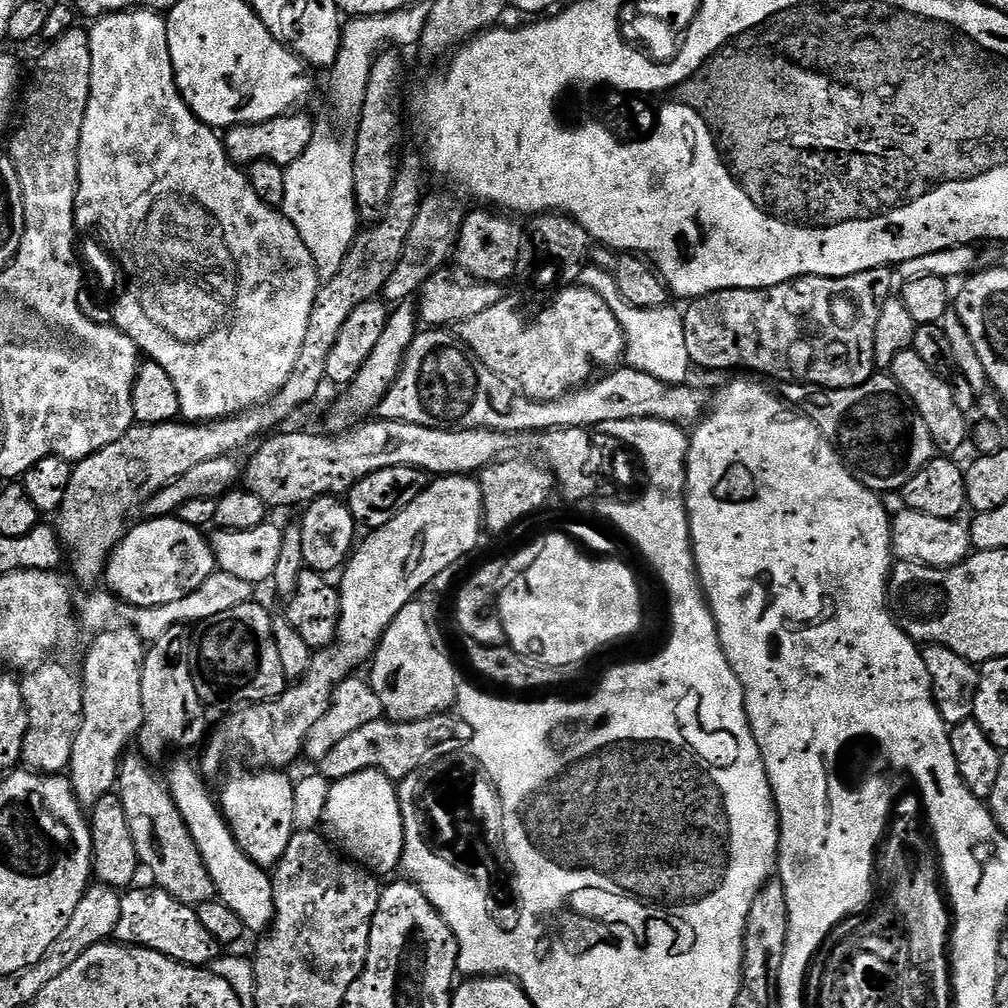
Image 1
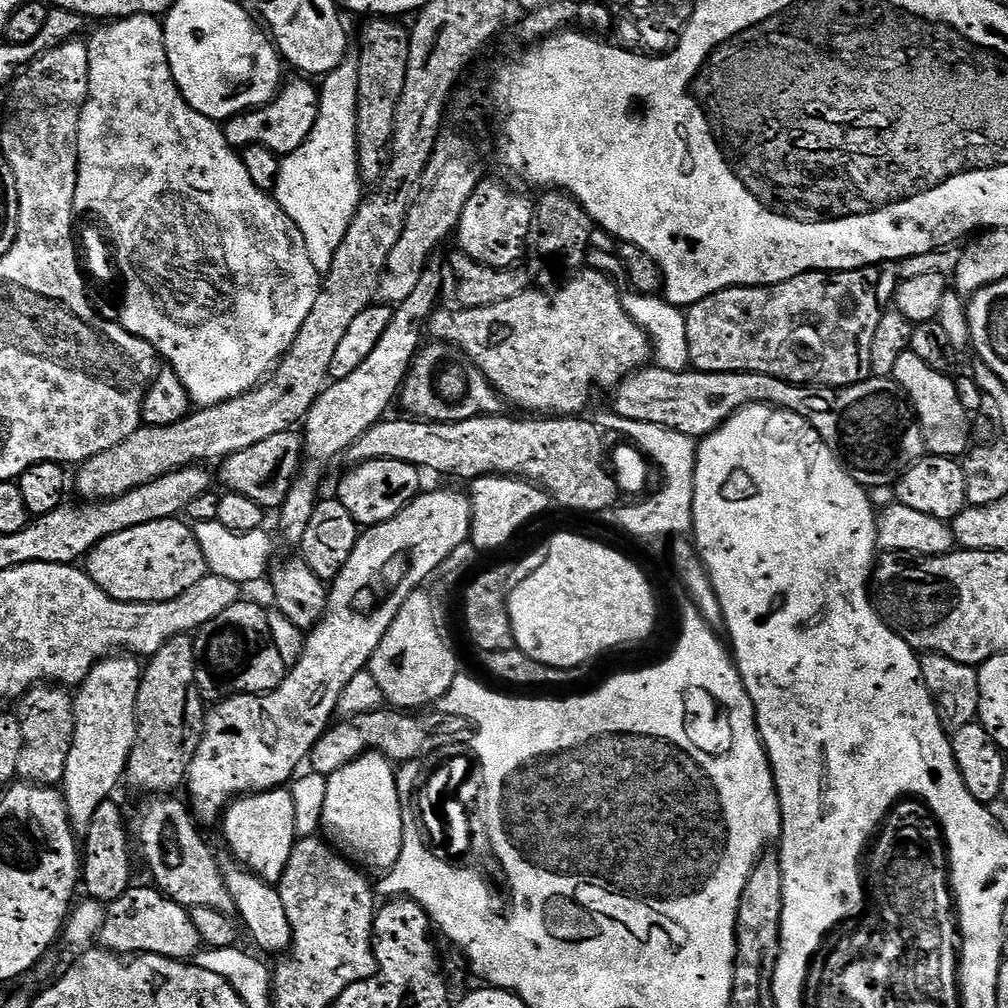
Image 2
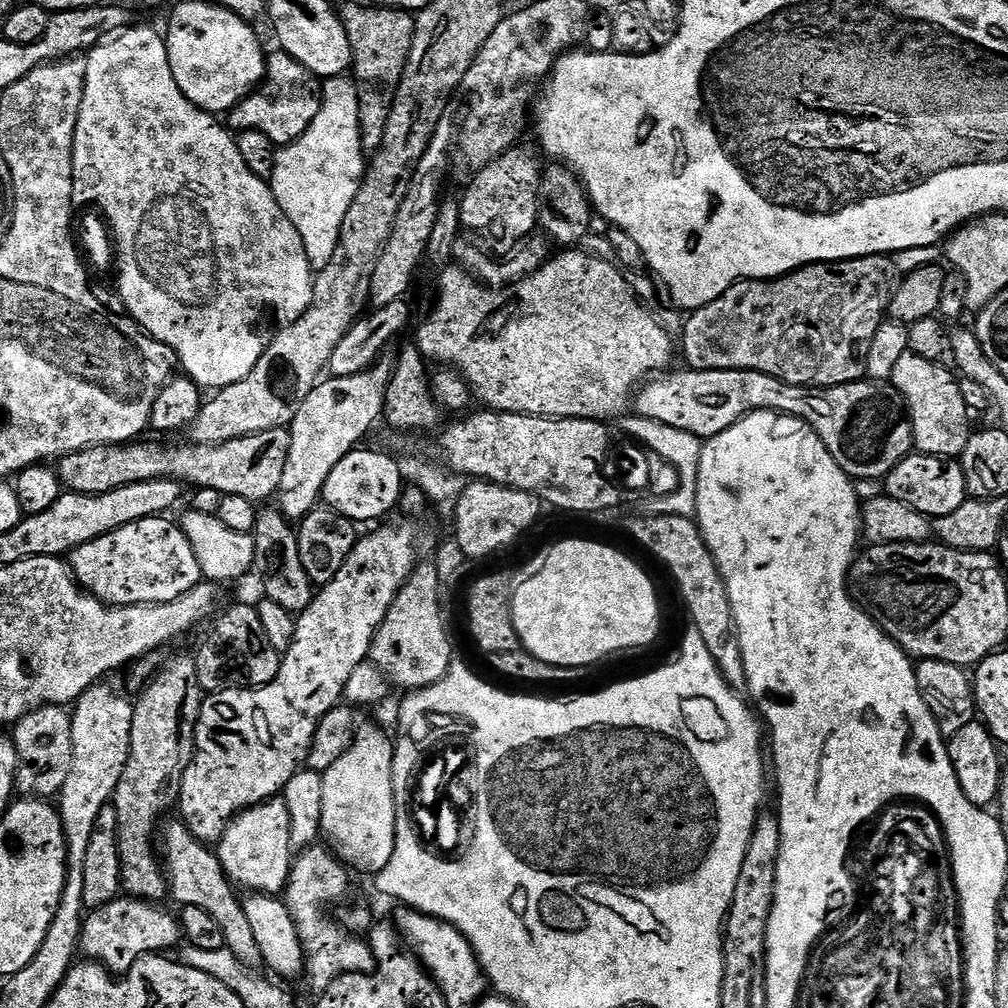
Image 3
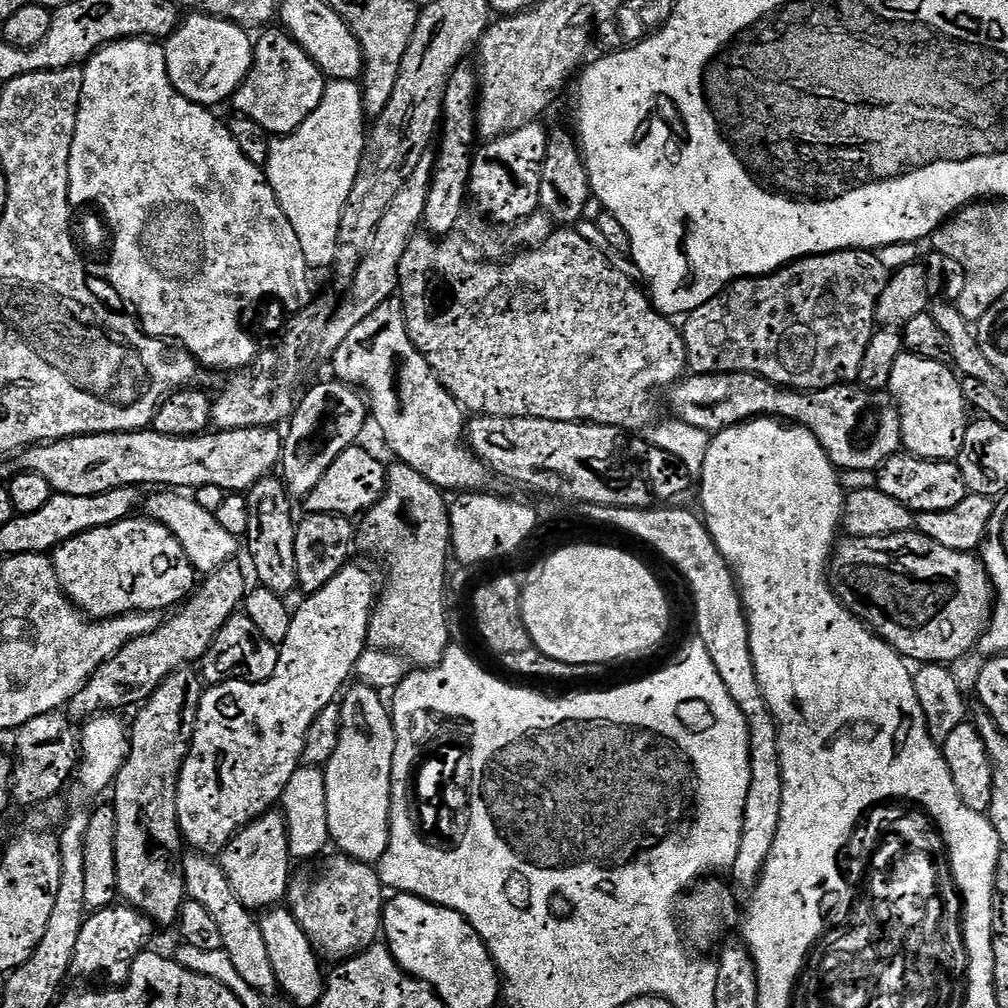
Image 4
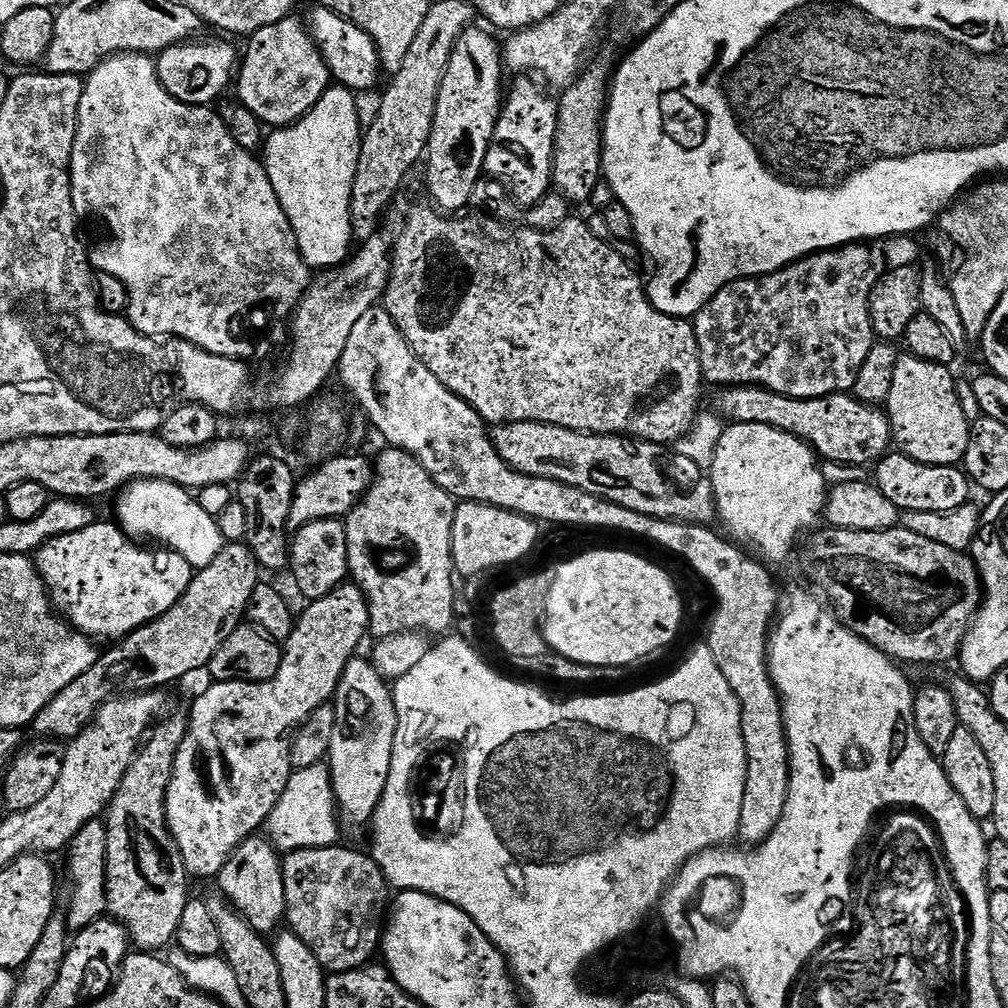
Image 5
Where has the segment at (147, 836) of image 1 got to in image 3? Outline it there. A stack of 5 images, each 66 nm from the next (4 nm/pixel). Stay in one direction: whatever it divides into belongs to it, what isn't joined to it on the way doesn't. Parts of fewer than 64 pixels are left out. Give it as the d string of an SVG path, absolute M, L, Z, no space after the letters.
M173 818L168 825L166 824L162 828L162 840L164 836L162 860L166 865L171 899L176 899L177 905L180 906L199 906L200 909L206 910L206 914L210 914L226 934L224 947L239 958L247 968L259 969L264 963L262 950L258 950L258 941L250 931L250 921L246 919L243 899L239 895L236 897L237 889L224 872L215 851L204 841L199 840L184 825L183 820Z

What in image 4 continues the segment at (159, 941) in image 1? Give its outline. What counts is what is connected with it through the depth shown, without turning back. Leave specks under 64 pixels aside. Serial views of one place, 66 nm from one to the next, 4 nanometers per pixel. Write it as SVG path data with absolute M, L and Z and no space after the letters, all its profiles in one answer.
M131 906L97 908L85 919L78 946L74 946L71 959L71 977L80 980L101 980L104 986L120 986L127 981L132 964L149 947L153 921Z

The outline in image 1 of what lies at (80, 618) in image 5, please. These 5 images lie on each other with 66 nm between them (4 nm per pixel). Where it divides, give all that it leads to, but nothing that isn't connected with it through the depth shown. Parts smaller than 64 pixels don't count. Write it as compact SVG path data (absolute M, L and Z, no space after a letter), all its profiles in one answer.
M175 515L157 516L143 522L145 524L140 524L137 528L129 527L125 531L120 543L112 549L106 565L106 581L108 580L109 586L112 587L109 588L111 595L123 603L125 600L125 605L149 608L162 606L166 602L178 602L178 598L198 590L198 586L202 586L202 582L206 582L206 578L210 578L210 574L217 571L209 537L201 529L176 519Z

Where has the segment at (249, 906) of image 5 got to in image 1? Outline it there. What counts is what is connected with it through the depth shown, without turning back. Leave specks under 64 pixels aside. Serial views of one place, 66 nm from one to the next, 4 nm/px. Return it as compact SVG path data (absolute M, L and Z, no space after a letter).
M248 770L252 772L240 772L237 776L232 776L228 780L228 785L224 788L224 793L219 793L218 803L223 811L224 819L228 821L230 830L234 834L234 838L238 842L238 846L242 846L244 853L252 859L259 866L259 868L265 870L275 869L279 864L282 854L286 854L286 846L290 846L290 838L292 833L297 831L296 819L294 818L294 790L296 789L293 777L288 777L289 774L284 770Z

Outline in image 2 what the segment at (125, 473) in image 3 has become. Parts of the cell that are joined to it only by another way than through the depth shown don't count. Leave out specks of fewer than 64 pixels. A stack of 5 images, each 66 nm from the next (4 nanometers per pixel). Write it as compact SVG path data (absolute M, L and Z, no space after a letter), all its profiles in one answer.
M295 431L274 434L274 438L266 438L266 442L254 442L254 446L246 446L246 450L238 450L233 456L224 457L219 465L218 480L225 484L223 487L227 491L246 494L246 498L254 498L258 506L276 510L286 502L286 494L290 494L290 486L302 468L300 460L301 437Z

